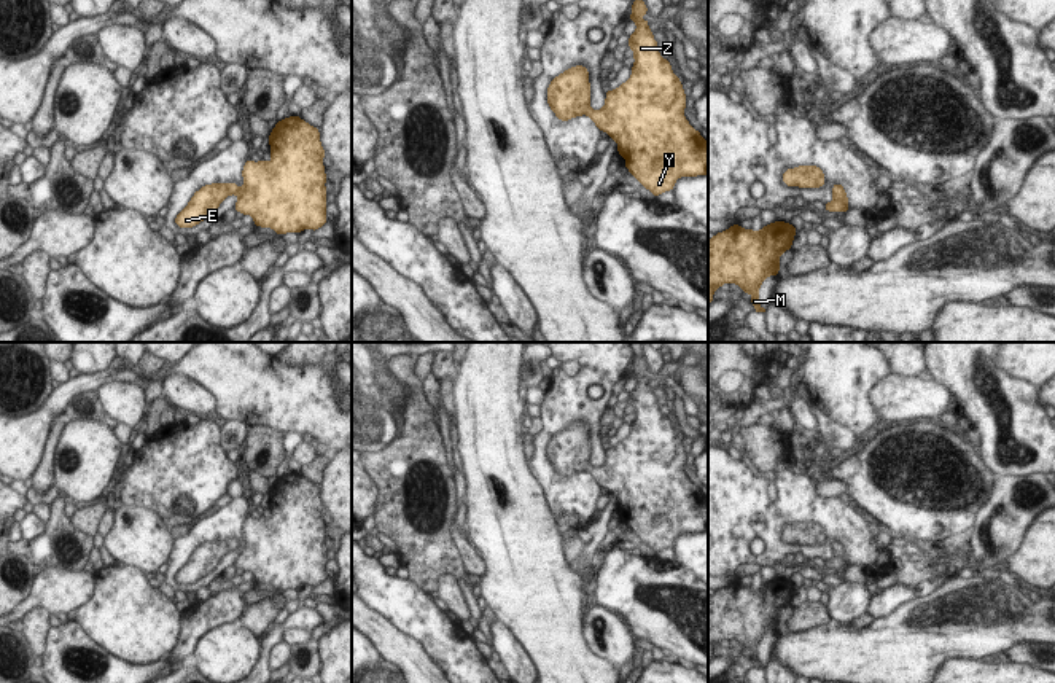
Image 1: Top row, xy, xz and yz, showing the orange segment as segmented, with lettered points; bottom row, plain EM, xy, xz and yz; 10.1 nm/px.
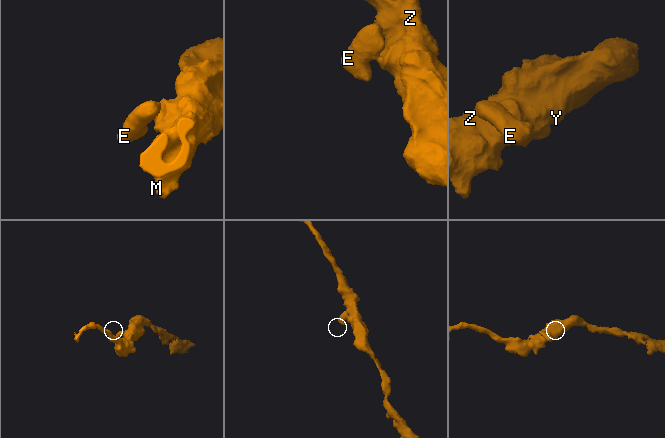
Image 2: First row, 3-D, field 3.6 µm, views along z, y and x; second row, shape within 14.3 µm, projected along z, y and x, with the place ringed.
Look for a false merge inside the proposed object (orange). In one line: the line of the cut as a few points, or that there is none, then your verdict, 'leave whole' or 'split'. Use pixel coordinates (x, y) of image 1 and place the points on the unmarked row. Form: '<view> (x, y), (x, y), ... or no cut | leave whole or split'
no cut | leave whole

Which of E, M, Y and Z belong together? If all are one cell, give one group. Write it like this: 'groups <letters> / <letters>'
groups E M Y Z

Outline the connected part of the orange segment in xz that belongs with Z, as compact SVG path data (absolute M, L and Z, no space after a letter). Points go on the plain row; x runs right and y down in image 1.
M633 355L632 366L629 376L637 379L627 401L635 414L632 433L614 447L605 447L605 463L589 463L590 441L584 422L570 423L551 438L547 460L562 478L587 471L608 489L617 498L624 524L656 554L673 548L679 533L708 530L708 498L683 471L687 454L668 416L659 411L648 385L651 377L641 376L648 371L644 358Z

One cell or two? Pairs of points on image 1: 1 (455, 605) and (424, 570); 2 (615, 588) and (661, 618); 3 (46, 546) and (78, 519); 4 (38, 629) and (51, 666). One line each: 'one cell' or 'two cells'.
1: two cells
2: one cell
3: two cells
4: two cells

